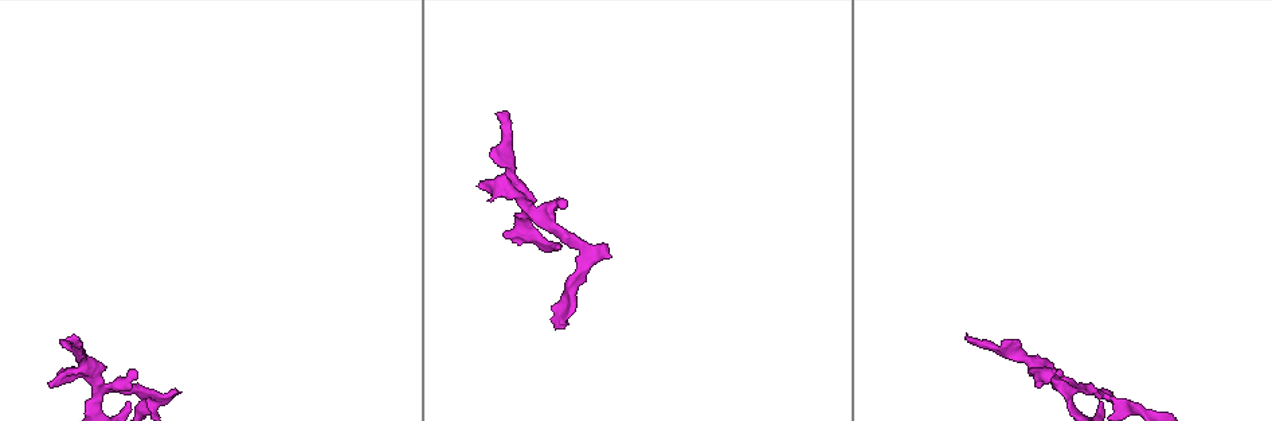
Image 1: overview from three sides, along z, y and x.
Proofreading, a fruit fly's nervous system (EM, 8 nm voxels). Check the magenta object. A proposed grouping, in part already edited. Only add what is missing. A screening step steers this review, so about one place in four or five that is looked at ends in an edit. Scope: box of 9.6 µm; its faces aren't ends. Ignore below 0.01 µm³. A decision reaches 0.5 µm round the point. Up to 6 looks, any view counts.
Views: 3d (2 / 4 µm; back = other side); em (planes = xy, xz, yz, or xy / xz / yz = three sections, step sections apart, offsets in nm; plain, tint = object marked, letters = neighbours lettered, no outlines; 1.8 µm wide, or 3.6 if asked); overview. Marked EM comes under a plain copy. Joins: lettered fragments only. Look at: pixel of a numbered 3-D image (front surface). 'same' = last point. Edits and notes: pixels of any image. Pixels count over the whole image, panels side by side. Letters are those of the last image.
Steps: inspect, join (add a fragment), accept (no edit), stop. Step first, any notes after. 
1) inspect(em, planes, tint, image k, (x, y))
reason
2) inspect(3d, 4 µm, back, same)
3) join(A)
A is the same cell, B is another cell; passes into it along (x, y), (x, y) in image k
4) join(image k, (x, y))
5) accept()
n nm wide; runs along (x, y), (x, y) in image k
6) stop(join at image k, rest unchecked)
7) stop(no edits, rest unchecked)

inspect(3d, 4 µm, image 1, (69, 340))
free end

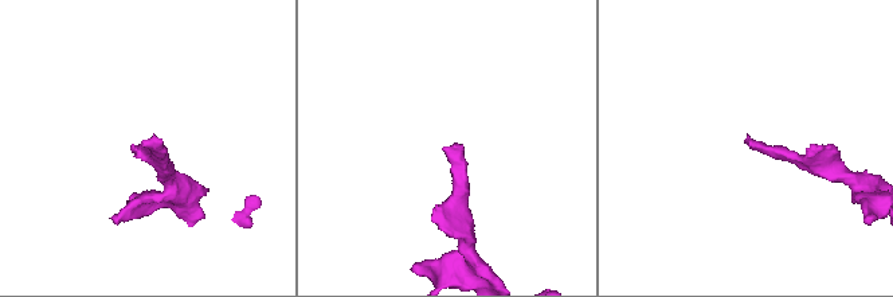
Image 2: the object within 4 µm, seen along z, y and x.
inspect(em, planes, letters, image 2, (445, 149))

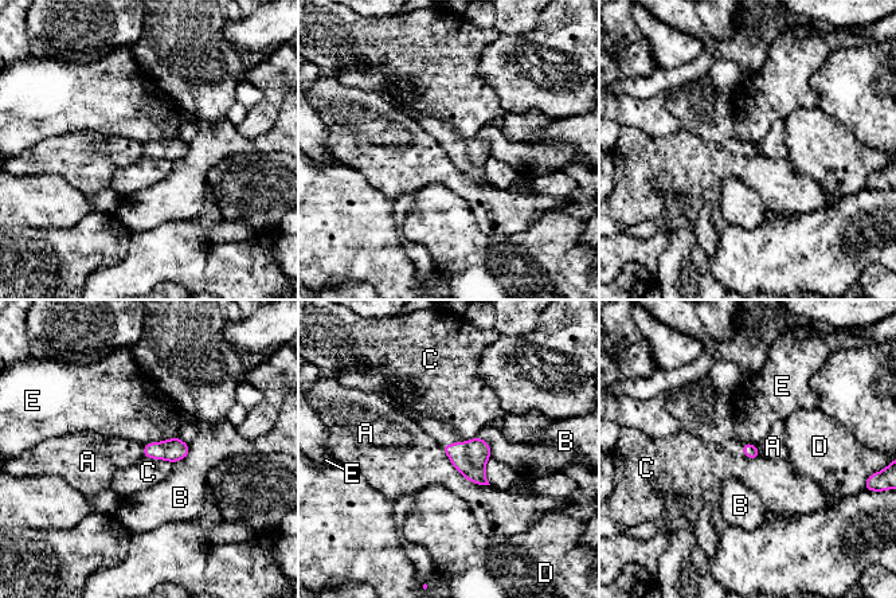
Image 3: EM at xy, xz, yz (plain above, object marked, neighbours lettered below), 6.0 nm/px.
accept()
A touches over 380 nm; A, B, C, D and E are other cells; border along (441, 446), (466, 479), (489, 485) in image 3; none of them fits

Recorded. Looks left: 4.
inspect(em, planes, letters, image 1, (49, 383))
branch stops here

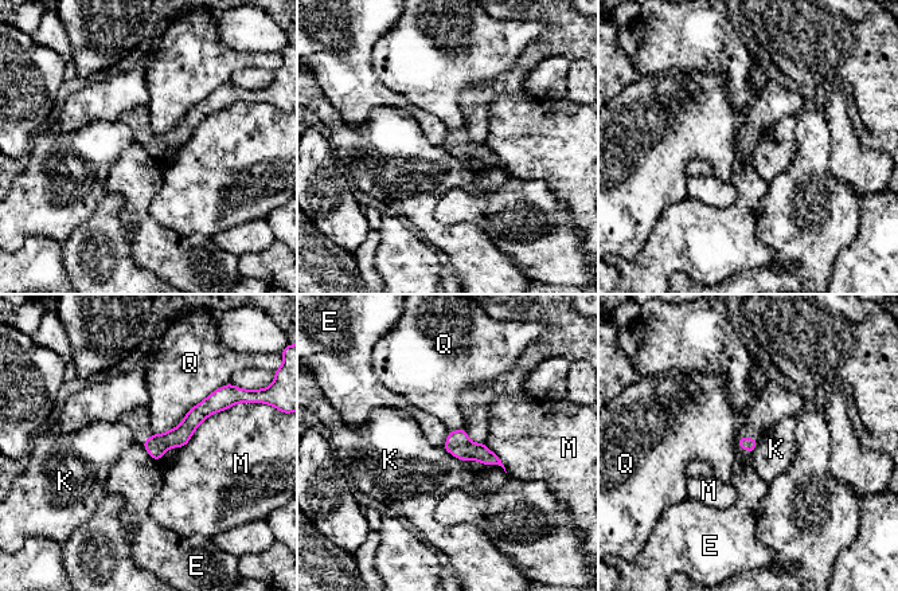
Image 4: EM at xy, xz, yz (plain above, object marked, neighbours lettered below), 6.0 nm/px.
accept()
Q touches over 500 nm; E, K, M and Q are other cells; border along (141, 443), (153, 458), (160, 461) in image 4; none of them fits

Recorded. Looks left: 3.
inspect(em, planes, letters, image 1, (609, 253))
an open end

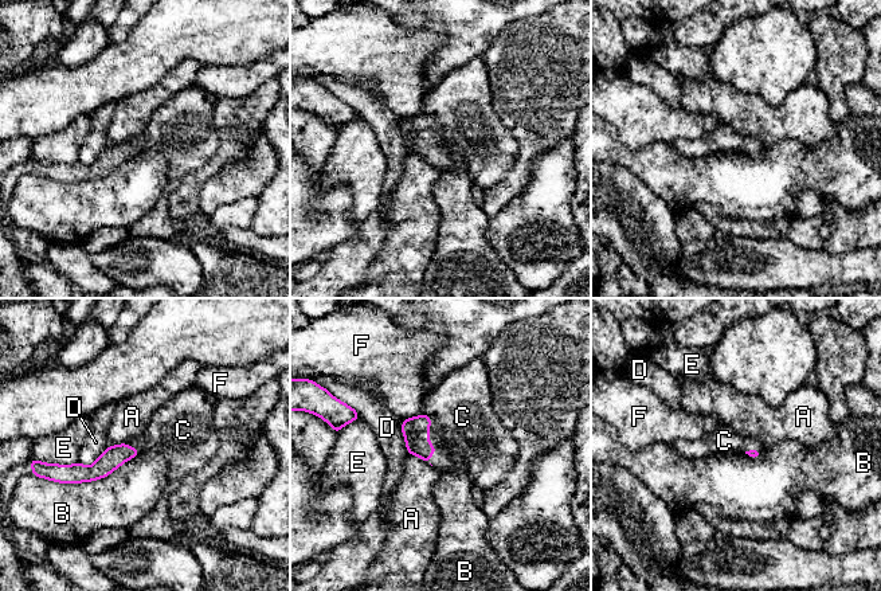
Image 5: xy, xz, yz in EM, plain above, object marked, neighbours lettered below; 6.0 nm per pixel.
join(C)
C is the same cell, A, B, D, E and F are other cells; the neuron continues

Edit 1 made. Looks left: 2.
stop(join at image 5, rest unchecked)

